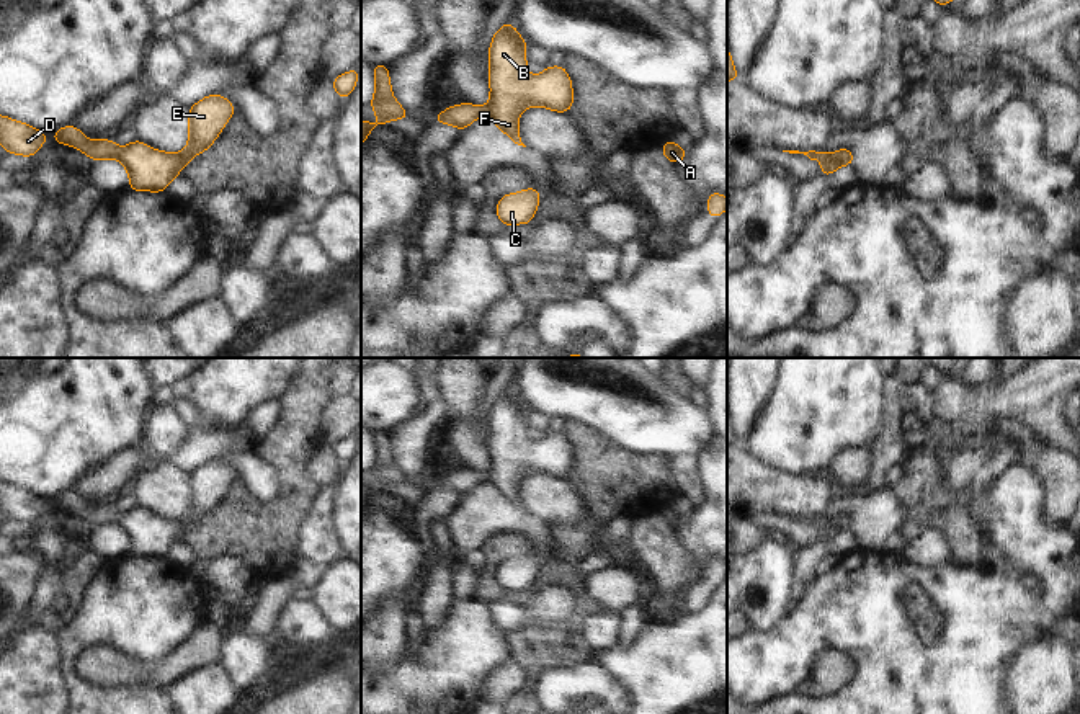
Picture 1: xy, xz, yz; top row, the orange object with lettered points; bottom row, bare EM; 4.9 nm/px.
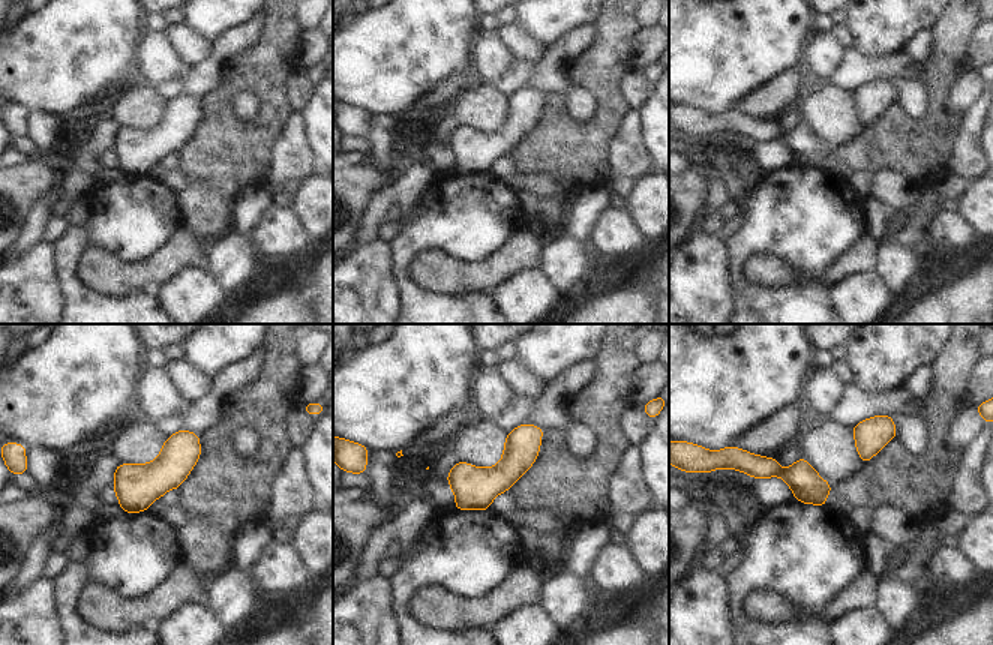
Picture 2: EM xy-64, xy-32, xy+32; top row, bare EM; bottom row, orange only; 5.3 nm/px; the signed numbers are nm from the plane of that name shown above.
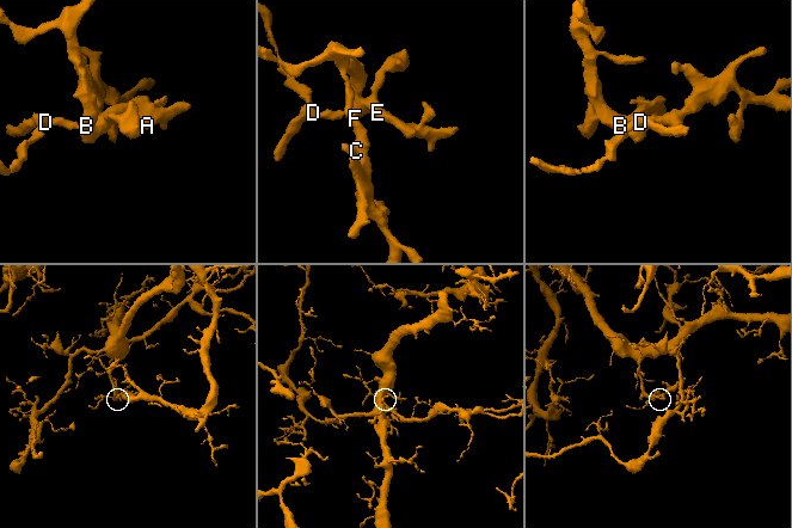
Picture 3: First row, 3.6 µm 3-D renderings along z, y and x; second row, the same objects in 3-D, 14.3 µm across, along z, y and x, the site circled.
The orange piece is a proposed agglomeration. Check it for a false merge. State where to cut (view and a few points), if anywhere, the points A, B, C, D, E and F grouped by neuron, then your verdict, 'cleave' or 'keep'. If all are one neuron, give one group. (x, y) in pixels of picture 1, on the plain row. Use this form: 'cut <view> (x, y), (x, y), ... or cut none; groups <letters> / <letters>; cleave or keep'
cut none; groups A B C D E F; keep

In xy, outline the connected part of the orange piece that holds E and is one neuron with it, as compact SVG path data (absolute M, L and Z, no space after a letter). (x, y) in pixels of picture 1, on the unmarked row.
M214 459L193 471L188 484L190 506L180 520L160 518L141 506L129 508L124 515L113 505L88 506L75 492L64 492L52 500L57 511L69 510L93 528L118 524L129 539L129 556L162 559L194 521L209 515L235 475L230 467Z

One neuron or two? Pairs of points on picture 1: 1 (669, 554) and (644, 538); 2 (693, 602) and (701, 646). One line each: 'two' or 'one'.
1: one
2: two

